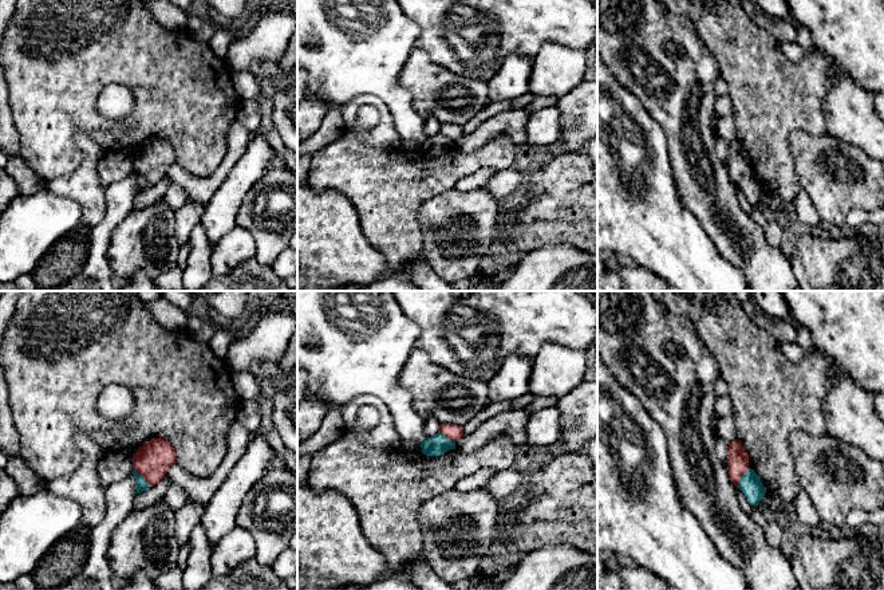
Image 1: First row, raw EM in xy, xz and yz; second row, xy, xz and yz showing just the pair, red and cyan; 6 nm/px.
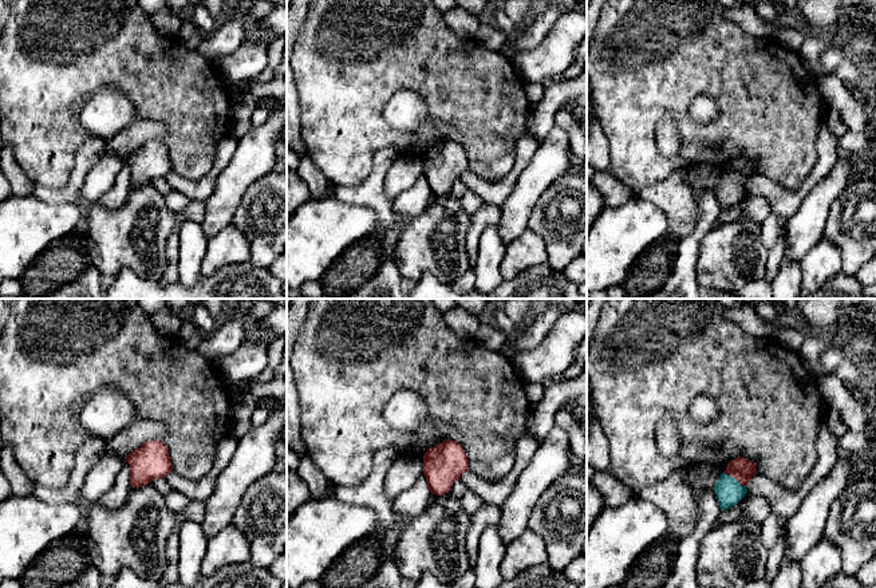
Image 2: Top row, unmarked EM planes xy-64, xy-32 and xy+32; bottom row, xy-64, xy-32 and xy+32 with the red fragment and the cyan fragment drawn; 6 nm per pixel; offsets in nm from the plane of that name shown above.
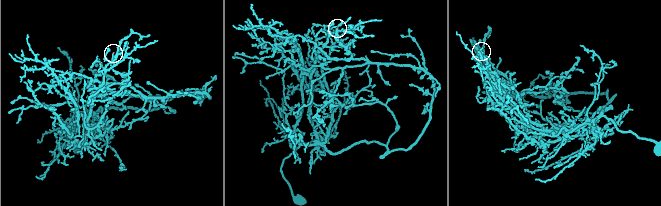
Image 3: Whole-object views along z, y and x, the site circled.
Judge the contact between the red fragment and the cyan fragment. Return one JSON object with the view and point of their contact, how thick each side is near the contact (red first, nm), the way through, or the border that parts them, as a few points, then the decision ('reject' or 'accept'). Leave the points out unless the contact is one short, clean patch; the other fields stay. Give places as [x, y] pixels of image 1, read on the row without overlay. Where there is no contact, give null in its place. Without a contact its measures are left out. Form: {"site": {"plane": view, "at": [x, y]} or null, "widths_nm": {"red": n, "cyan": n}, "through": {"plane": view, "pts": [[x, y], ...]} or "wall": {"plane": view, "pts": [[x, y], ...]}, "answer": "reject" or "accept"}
{"site": {"plane": "xy", "at": [142, 174]}, "widths_nm": {"red": 220, "cyan": 80}, "through": {"plane": "xy", "pts": [[152, 160], [149, 168], [142, 174], [141, 184]]}, "answer": "accept"}

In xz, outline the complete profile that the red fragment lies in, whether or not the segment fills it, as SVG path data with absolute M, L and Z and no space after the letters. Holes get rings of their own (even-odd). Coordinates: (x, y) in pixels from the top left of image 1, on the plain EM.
M441 123L438 133L427 137L422 143L422 153L426 156L441 156L455 149L455 142L463 135L463 127L455 123Z

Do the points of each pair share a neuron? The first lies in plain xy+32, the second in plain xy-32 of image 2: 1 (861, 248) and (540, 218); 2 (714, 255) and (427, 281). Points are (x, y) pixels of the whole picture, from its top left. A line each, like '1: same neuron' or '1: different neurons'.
1: same neuron
2: different neurons

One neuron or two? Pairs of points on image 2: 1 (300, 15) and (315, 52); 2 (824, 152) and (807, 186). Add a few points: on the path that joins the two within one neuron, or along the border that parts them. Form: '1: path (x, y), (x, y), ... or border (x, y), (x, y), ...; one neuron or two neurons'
1: border (308, 14), (300, 30); two neurons
2: path (824, 160), (821, 169), (813, 178); one neuron

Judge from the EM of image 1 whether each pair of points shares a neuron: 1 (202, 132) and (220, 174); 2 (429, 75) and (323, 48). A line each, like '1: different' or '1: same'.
1: different
2: different

